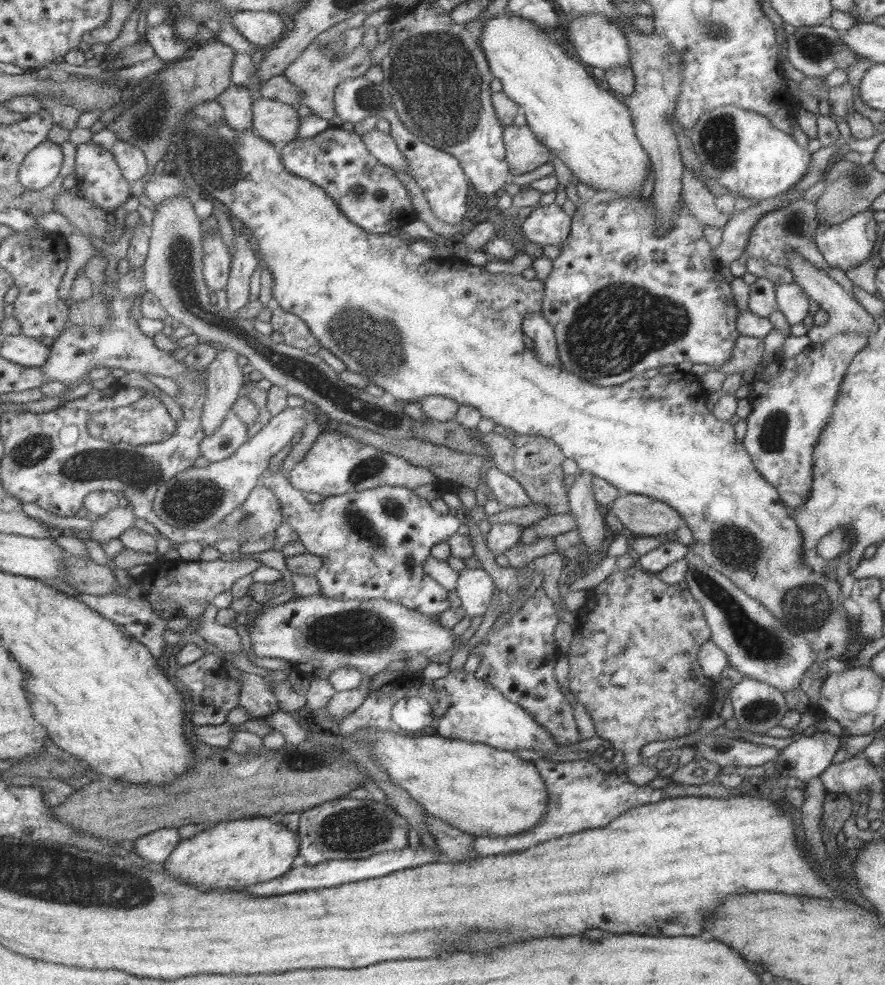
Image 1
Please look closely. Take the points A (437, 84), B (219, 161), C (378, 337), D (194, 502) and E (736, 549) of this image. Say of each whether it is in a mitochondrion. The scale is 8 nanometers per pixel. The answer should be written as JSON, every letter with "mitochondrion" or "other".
{"A":"mitochondrion","B":"mitochondrion","C":"mitochondrion","D":"mitochondrion","E":"mitochondrion"}

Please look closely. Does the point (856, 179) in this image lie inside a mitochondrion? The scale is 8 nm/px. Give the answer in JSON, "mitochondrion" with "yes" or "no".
{"mitochondrion":"yes"}

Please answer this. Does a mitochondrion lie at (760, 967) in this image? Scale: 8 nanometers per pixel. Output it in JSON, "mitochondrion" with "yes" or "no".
{"mitochondrion":"no"}

